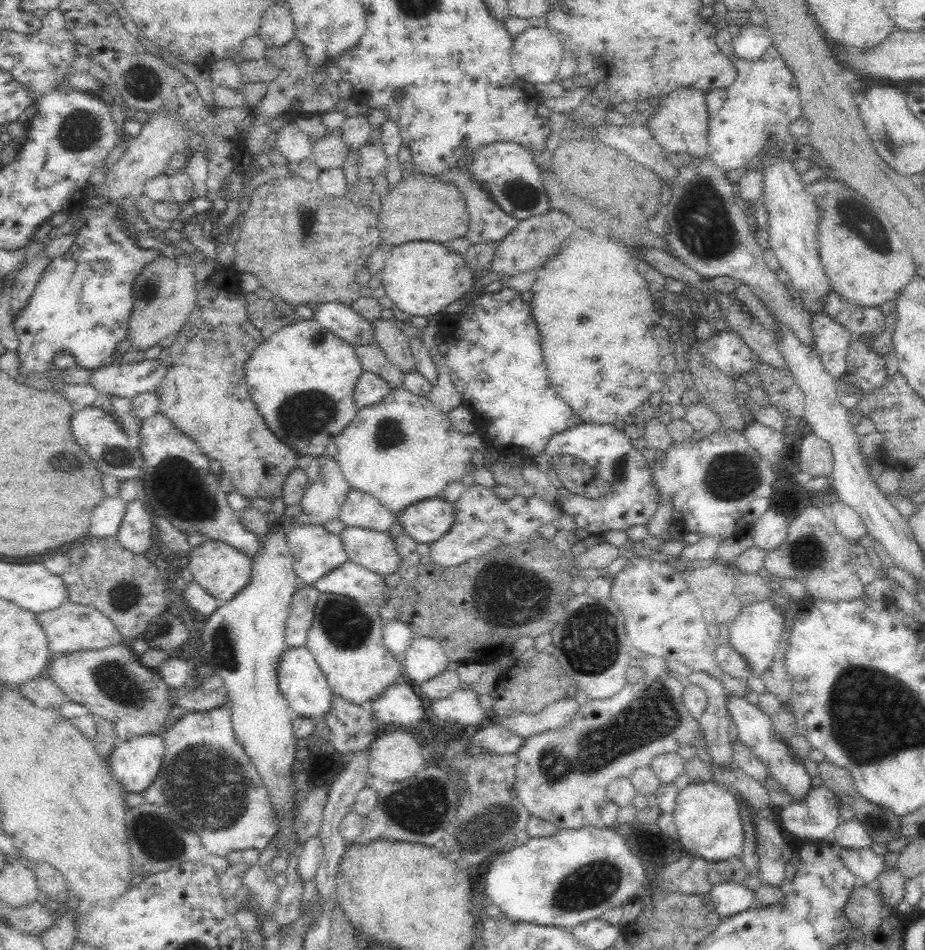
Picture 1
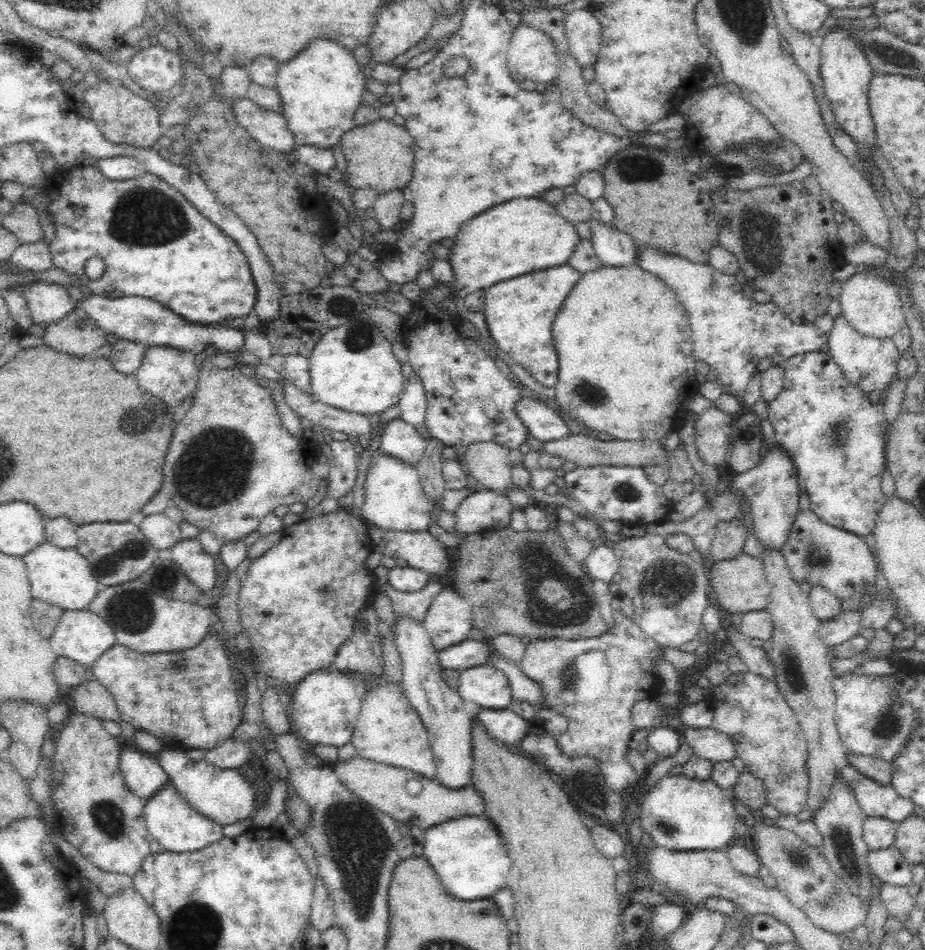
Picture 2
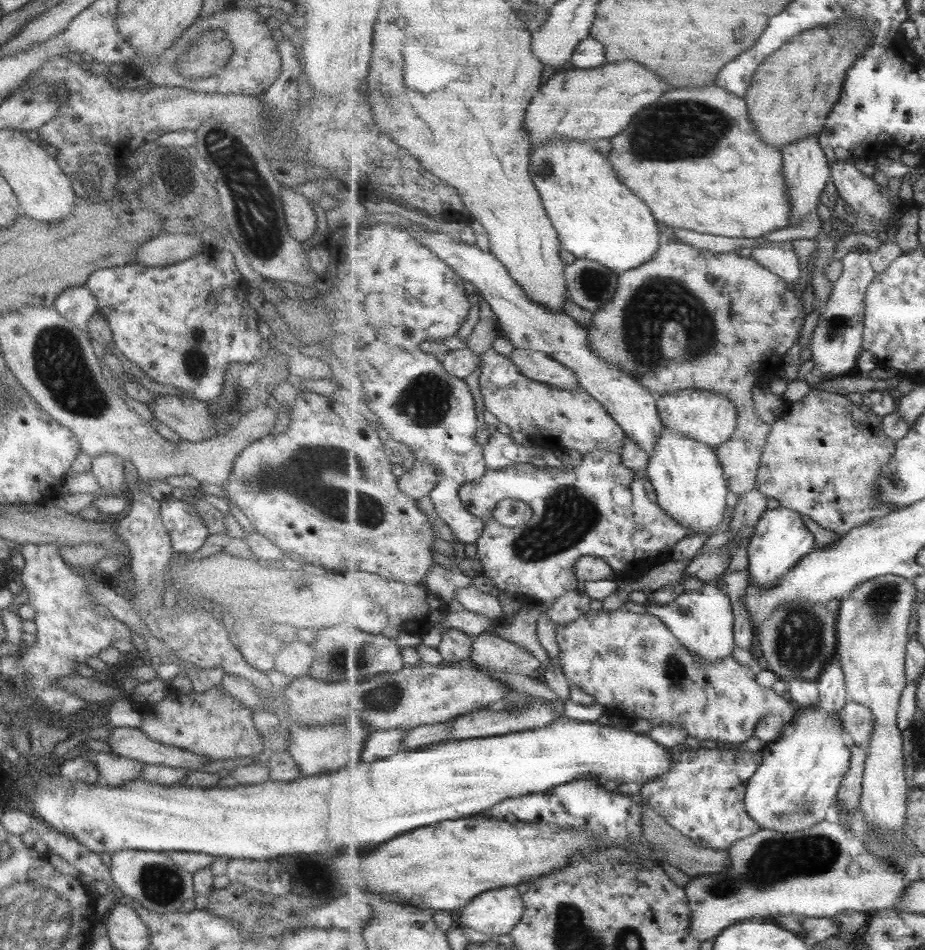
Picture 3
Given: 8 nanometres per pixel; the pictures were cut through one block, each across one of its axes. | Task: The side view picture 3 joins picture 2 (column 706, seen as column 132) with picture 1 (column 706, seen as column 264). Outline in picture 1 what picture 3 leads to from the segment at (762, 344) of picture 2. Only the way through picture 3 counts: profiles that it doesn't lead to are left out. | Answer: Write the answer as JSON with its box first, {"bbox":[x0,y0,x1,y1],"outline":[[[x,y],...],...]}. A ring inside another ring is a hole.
{"bbox":[695,328,761,378],"outline":[[[728,328],[707,340],[696,341],[695,347],[711,360],[718,370],[733,378],[744,372],[754,373],[756,362],[761,362],[744,344],[742,337]]]}

